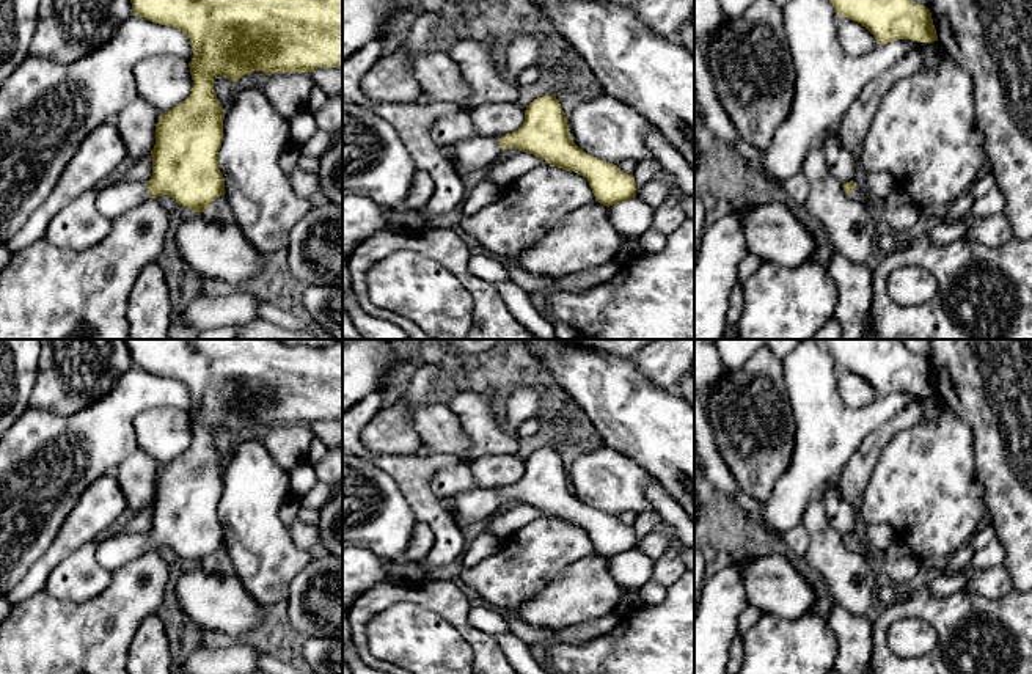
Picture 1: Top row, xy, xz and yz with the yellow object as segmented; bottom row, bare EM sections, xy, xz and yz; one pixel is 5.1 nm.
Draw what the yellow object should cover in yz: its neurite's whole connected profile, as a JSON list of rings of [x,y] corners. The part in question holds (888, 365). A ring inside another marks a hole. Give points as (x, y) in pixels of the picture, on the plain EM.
[[[818,339],[839,368],[865,379],[878,396],[897,391],[935,394],[928,360],[913,353],[903,339]]]

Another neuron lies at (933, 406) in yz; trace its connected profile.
[[[939,393],[925,394],[922,421],[933,421],[944,410],[944,399]]]

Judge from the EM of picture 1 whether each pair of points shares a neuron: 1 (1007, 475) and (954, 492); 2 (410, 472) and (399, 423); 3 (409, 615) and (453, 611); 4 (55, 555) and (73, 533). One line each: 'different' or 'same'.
1: different
2: different
3: different
4: same

